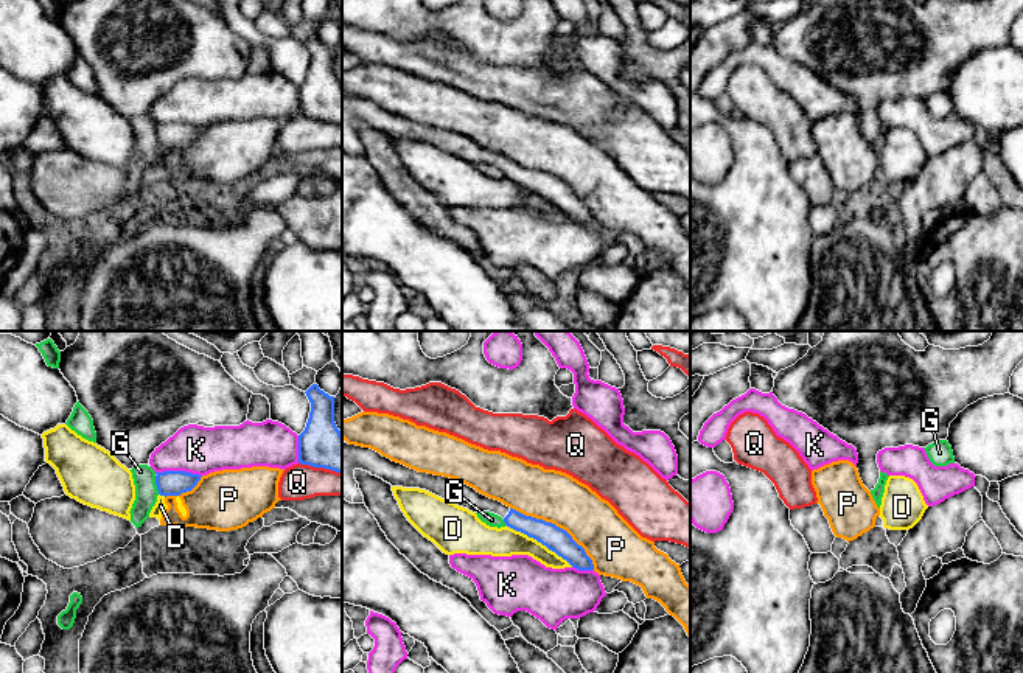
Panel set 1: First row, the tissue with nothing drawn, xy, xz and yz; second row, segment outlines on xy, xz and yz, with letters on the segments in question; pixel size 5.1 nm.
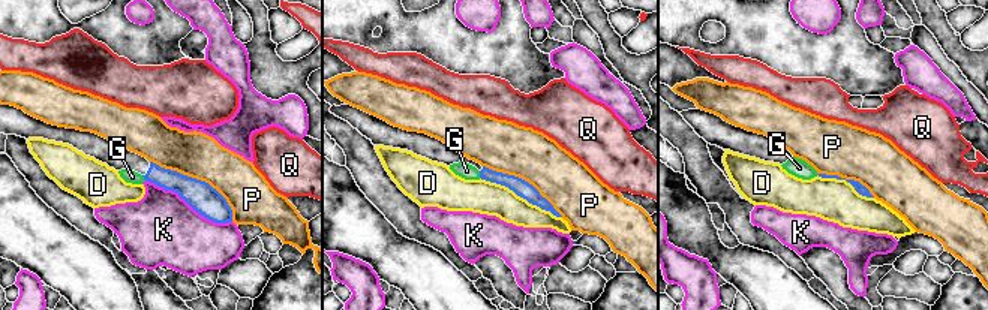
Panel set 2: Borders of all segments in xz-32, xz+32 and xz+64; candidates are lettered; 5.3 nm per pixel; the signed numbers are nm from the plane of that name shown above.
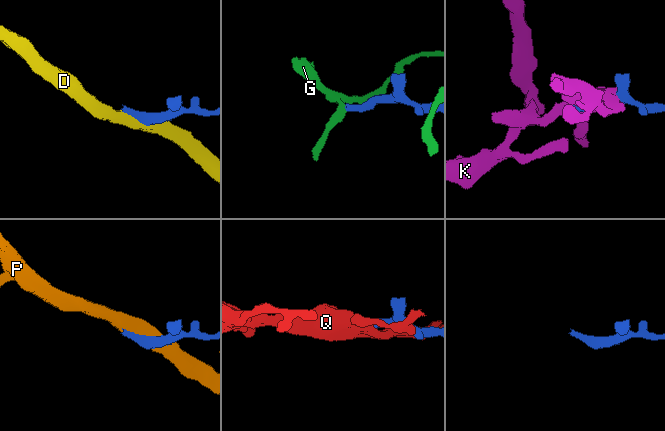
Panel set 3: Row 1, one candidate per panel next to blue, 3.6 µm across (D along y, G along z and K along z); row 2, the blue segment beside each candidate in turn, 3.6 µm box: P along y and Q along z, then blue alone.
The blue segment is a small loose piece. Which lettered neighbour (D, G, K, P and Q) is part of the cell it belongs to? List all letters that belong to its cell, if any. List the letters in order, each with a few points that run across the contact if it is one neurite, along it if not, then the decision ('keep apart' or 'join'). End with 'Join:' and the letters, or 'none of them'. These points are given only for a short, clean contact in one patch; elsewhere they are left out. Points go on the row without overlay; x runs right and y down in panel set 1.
D: keep apart
G: line xy (154, 128), (159, 145); keep apart
K: keep apart
P: keep apart
Q: line xy (299, 114), (330, 120), (341, 126); keep apart
Join: none of them

